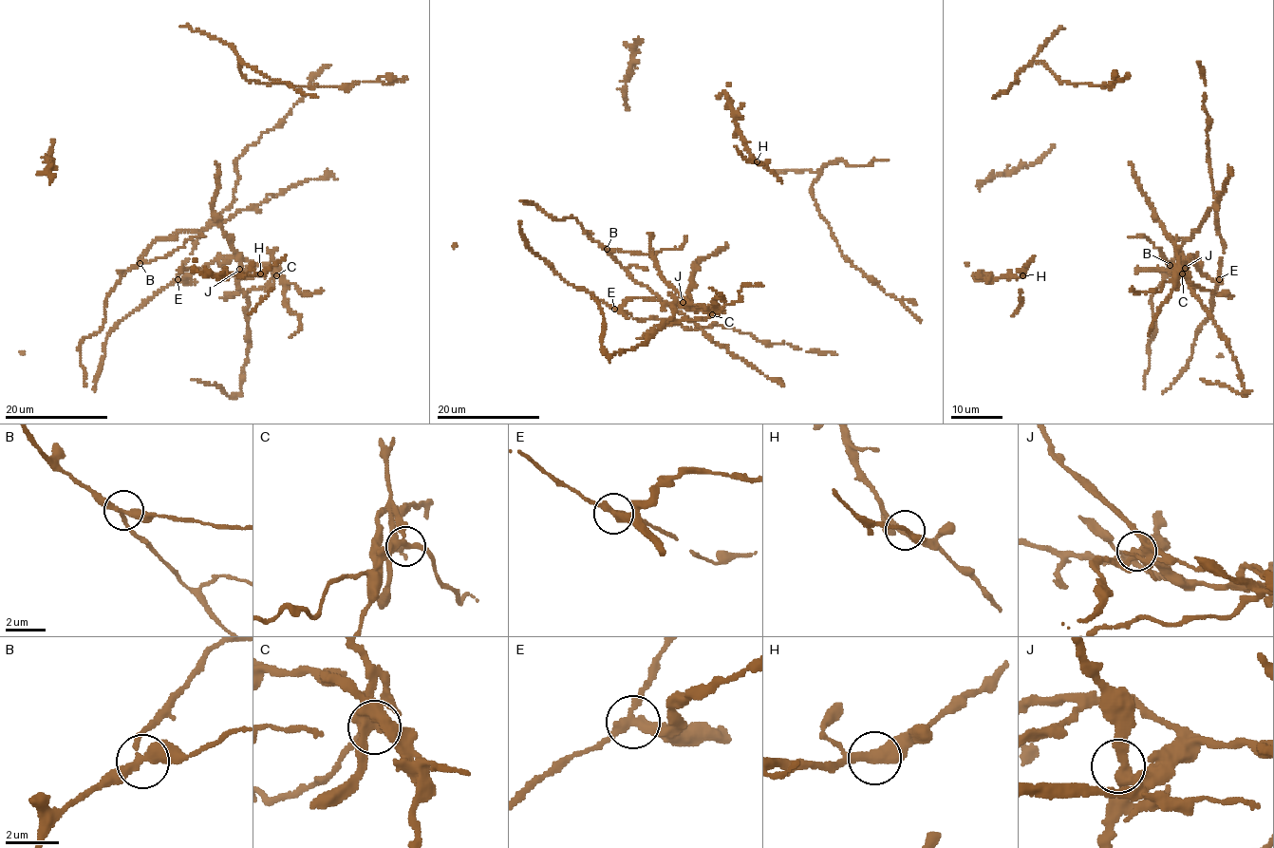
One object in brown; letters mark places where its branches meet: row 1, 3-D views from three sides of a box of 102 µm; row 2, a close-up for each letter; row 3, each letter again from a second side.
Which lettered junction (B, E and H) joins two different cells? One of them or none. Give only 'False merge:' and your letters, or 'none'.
False merge: E

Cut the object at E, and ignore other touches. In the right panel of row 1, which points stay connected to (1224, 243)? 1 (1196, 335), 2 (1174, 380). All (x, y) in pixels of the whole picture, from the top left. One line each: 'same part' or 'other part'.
1: same part
2: same part

